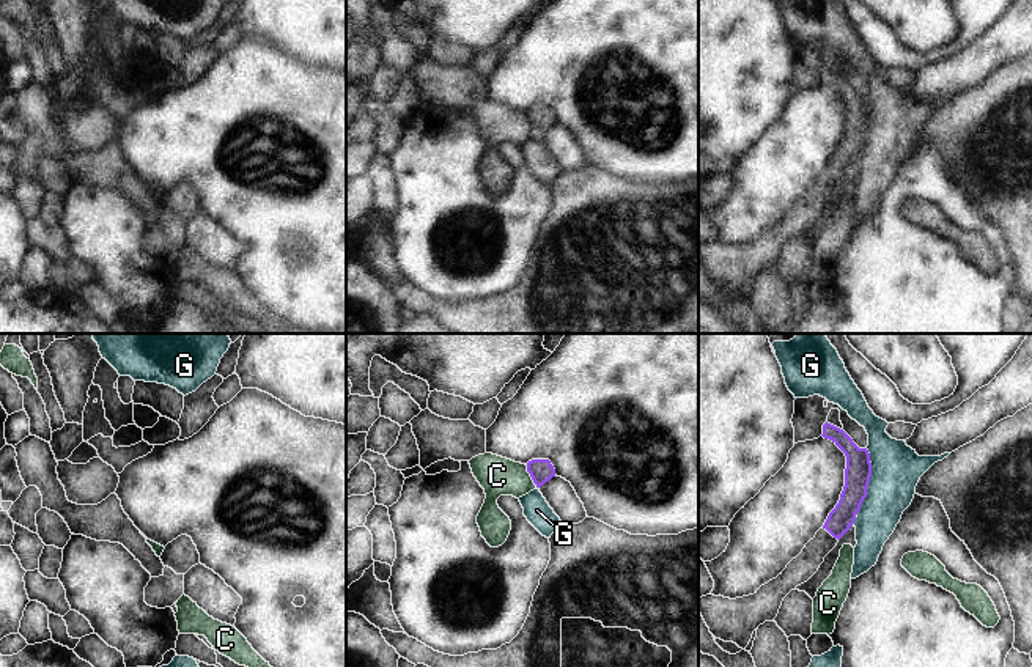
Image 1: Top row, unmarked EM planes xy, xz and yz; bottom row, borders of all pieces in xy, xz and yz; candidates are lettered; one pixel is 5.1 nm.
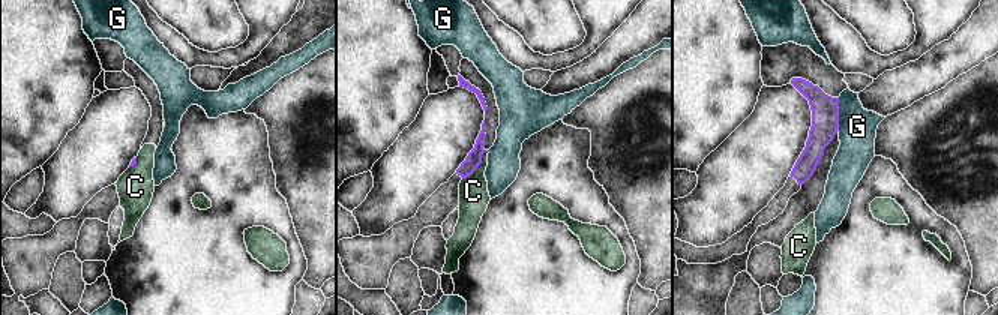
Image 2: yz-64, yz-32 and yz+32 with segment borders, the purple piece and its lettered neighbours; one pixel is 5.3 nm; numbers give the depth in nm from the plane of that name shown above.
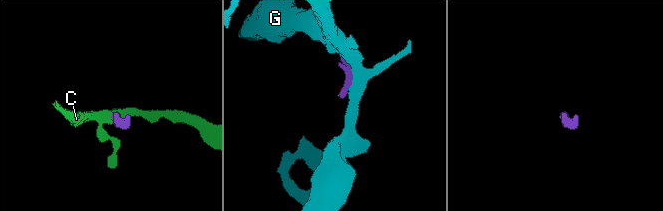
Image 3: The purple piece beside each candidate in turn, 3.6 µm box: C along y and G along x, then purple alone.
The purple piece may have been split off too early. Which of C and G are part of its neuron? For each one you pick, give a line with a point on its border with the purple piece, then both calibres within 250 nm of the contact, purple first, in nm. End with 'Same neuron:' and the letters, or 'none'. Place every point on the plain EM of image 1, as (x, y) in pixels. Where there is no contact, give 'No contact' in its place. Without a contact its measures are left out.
Same neuron: none.

